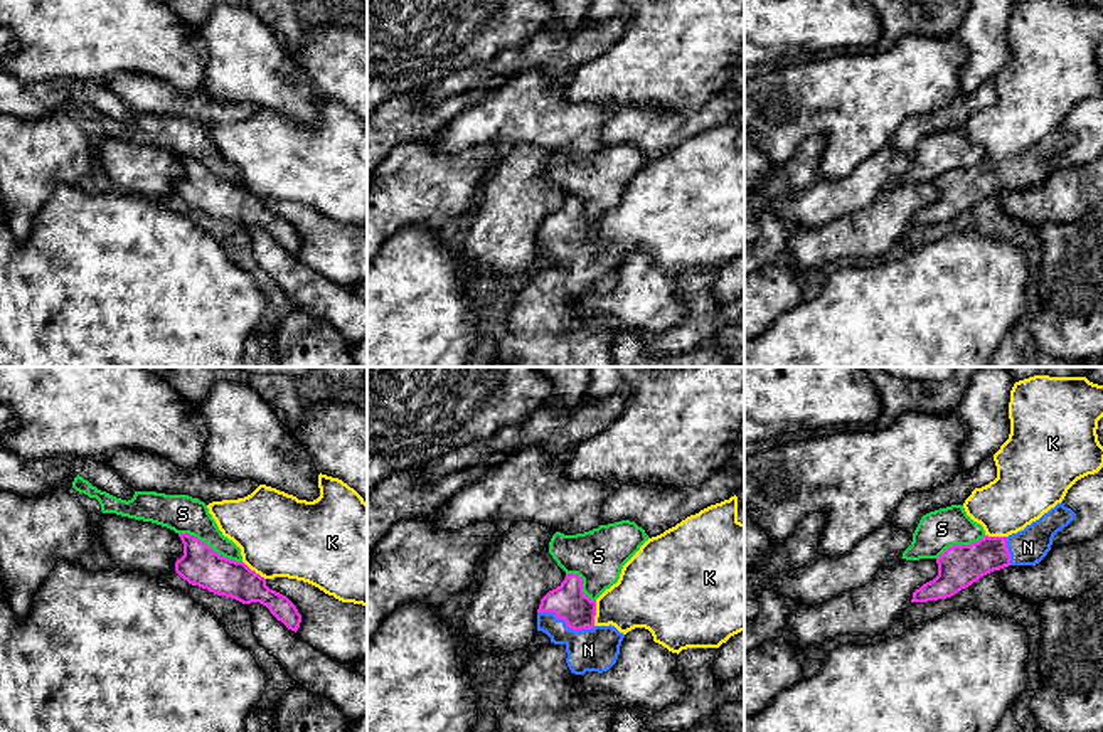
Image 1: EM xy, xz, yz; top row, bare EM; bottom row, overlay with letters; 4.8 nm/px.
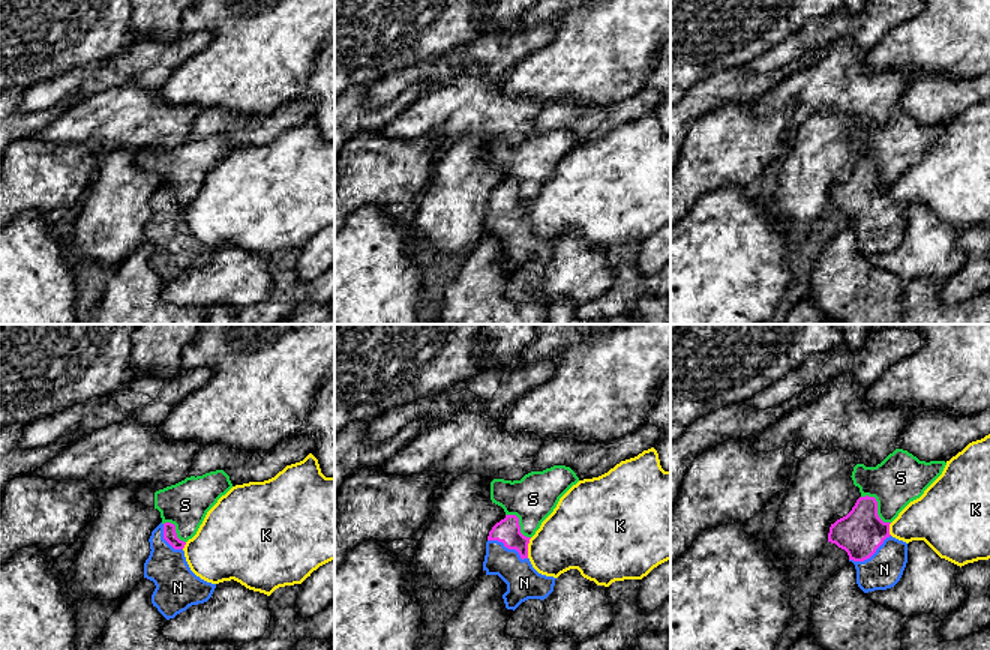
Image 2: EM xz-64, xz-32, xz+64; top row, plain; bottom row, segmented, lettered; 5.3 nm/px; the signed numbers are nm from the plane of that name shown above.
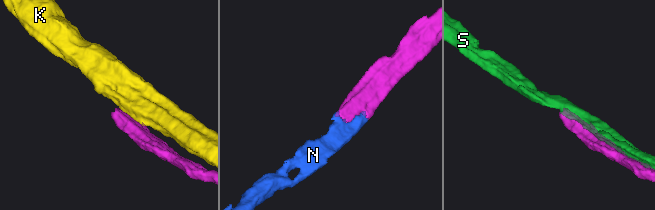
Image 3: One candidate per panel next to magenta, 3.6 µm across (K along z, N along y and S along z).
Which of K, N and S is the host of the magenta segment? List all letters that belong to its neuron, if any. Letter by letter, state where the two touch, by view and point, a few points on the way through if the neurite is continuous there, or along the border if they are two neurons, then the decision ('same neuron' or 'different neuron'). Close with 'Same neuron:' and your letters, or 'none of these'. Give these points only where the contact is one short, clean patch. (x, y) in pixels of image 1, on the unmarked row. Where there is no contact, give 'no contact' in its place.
K: xz (595, 236) | different neuron
N: xz (566, 248) | same neuron
S: xy (209, 170) | different neuron
Same neuron: N

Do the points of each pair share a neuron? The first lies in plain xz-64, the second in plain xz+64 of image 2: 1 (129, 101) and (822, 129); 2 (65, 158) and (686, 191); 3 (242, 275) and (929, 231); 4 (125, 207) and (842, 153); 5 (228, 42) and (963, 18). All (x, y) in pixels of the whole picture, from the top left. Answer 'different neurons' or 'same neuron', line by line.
1: different neurons
2: same neuron
3: same neuron
4: same neuron
5: same neuron

